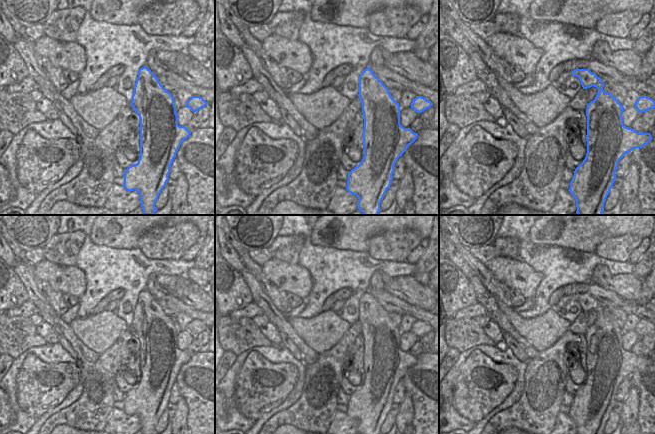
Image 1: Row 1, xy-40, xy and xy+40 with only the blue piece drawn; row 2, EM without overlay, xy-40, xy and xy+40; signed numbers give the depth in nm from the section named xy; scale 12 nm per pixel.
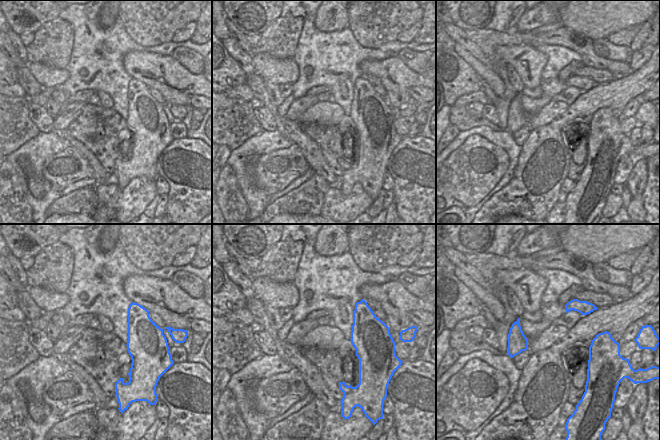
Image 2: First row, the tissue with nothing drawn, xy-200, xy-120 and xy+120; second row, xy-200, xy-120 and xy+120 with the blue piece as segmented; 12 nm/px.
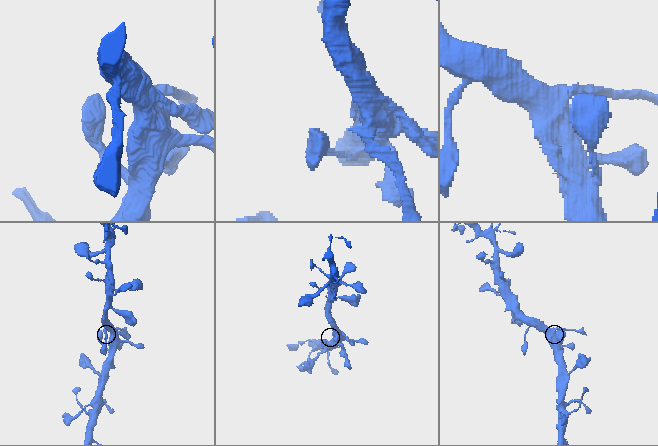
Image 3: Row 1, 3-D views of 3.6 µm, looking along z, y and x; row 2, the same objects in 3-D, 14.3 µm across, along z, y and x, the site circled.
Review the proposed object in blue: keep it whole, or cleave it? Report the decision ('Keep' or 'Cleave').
Cleave.

